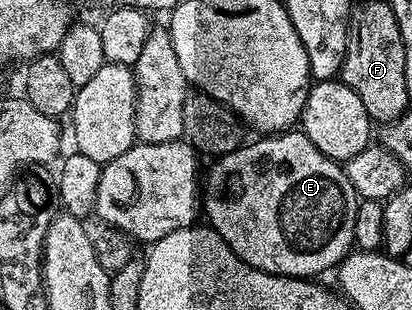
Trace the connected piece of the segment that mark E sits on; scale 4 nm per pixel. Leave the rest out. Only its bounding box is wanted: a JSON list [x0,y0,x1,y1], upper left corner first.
[203,130,359,278]

